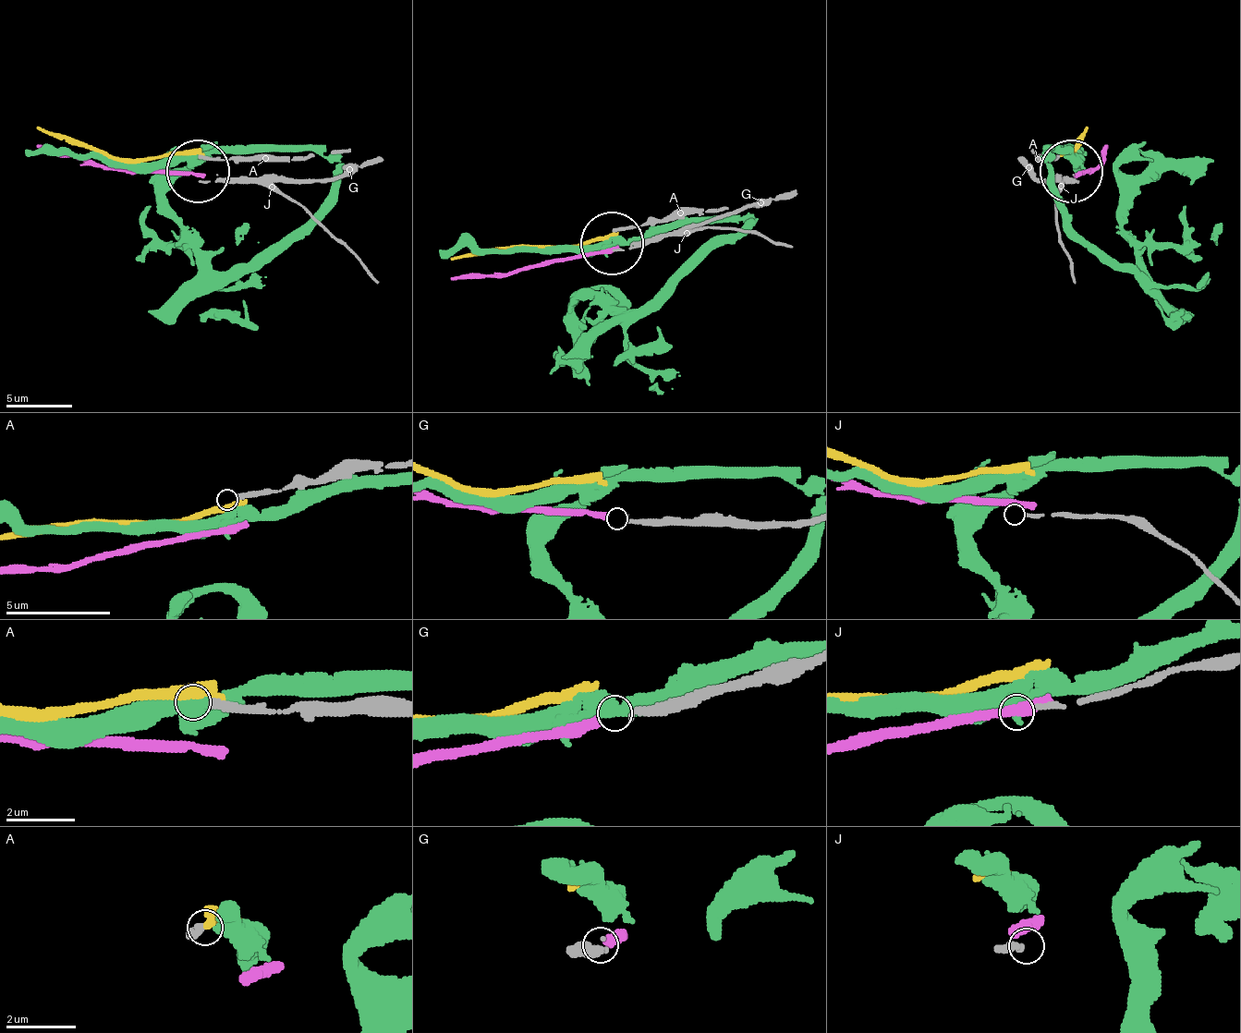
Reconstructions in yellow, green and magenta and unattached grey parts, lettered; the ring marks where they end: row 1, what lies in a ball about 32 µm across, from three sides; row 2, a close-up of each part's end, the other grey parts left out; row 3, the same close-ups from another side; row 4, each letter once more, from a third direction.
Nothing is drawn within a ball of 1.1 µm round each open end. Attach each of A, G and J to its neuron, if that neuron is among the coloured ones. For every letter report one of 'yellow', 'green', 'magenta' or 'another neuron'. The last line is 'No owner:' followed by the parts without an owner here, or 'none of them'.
A: another neuron
G: magenta
J: another neuron
No owner: A, J

